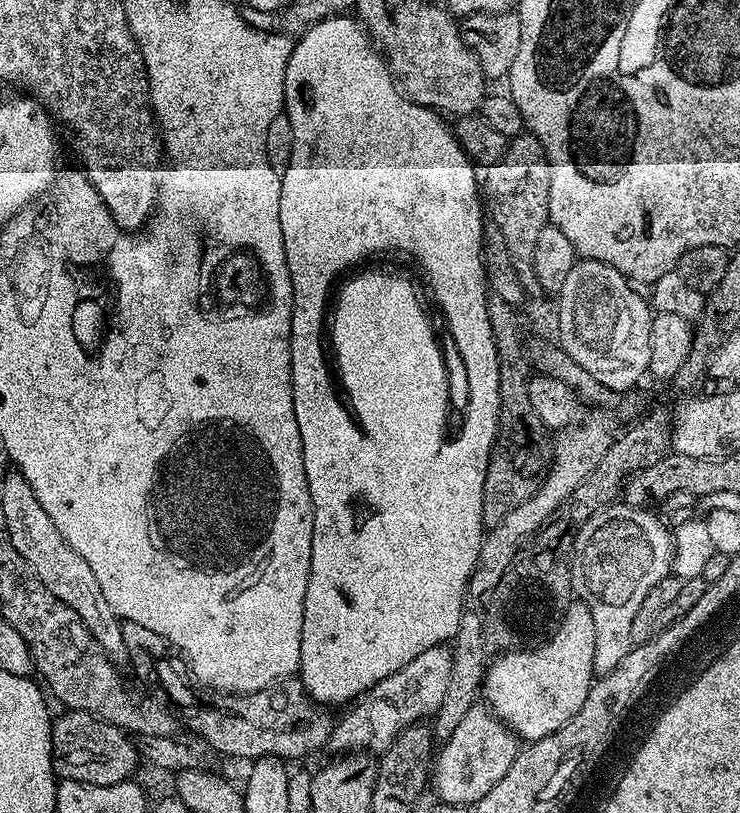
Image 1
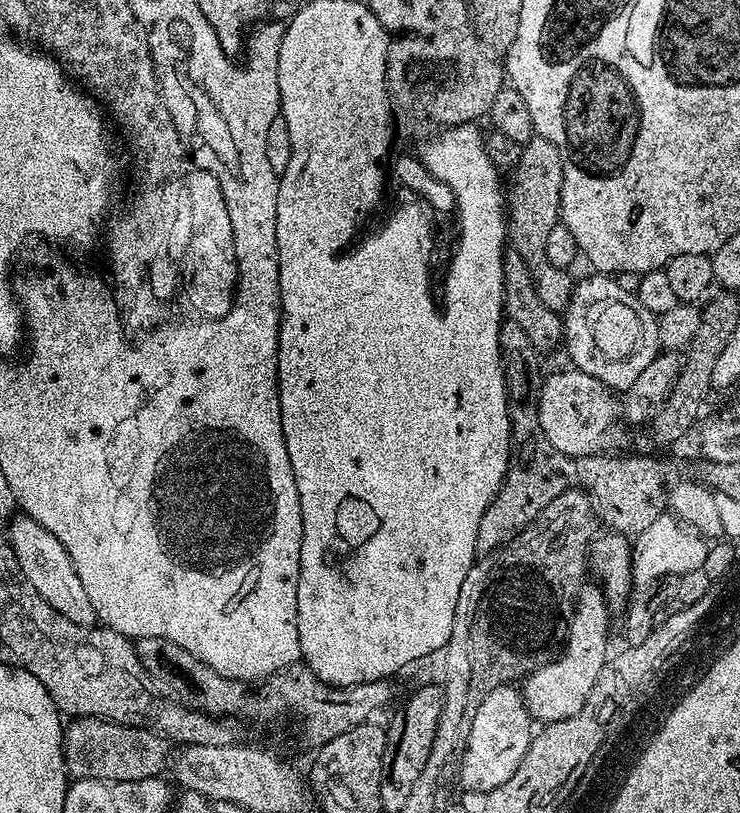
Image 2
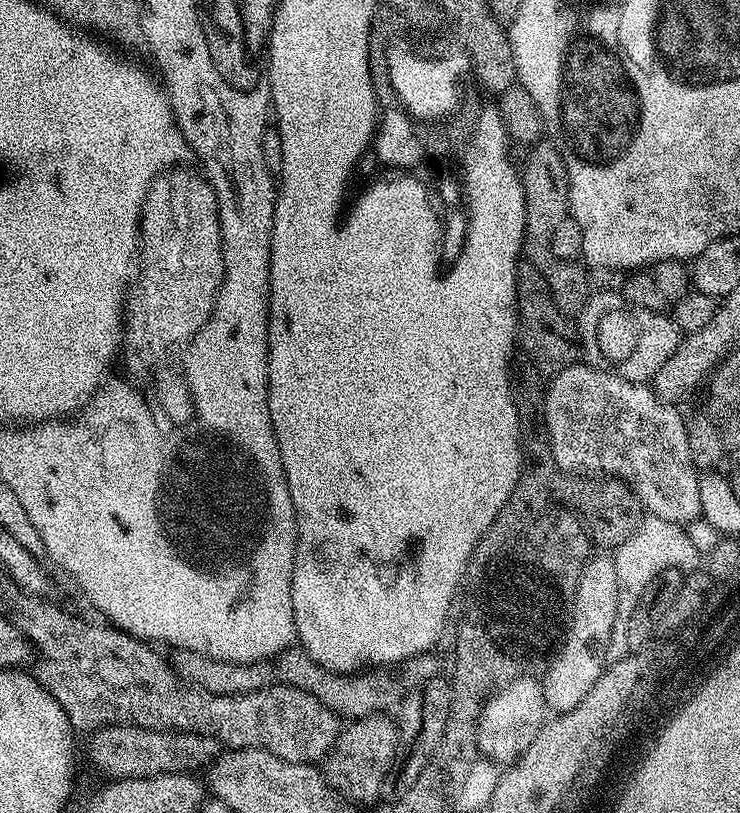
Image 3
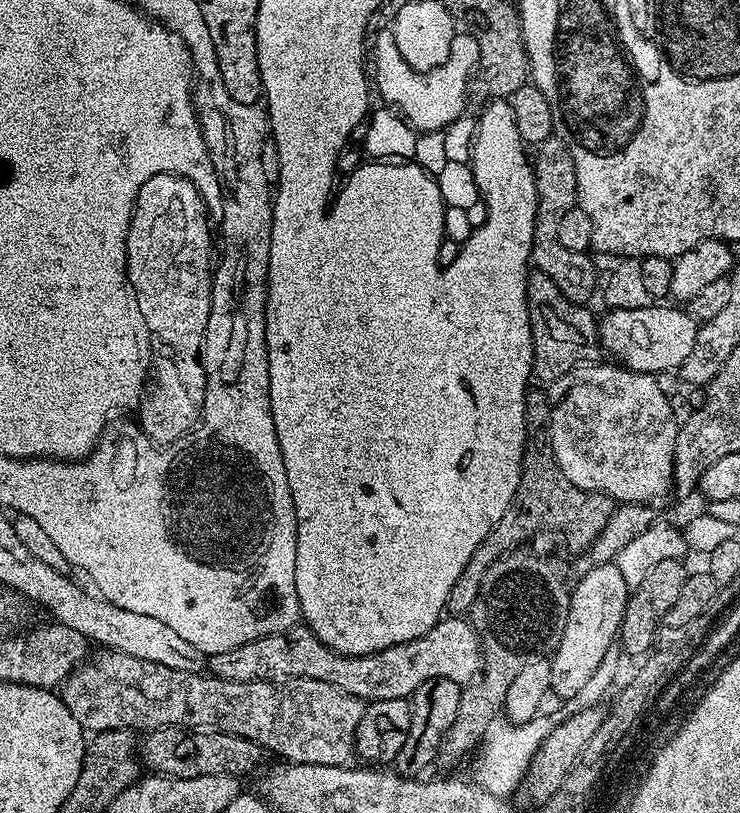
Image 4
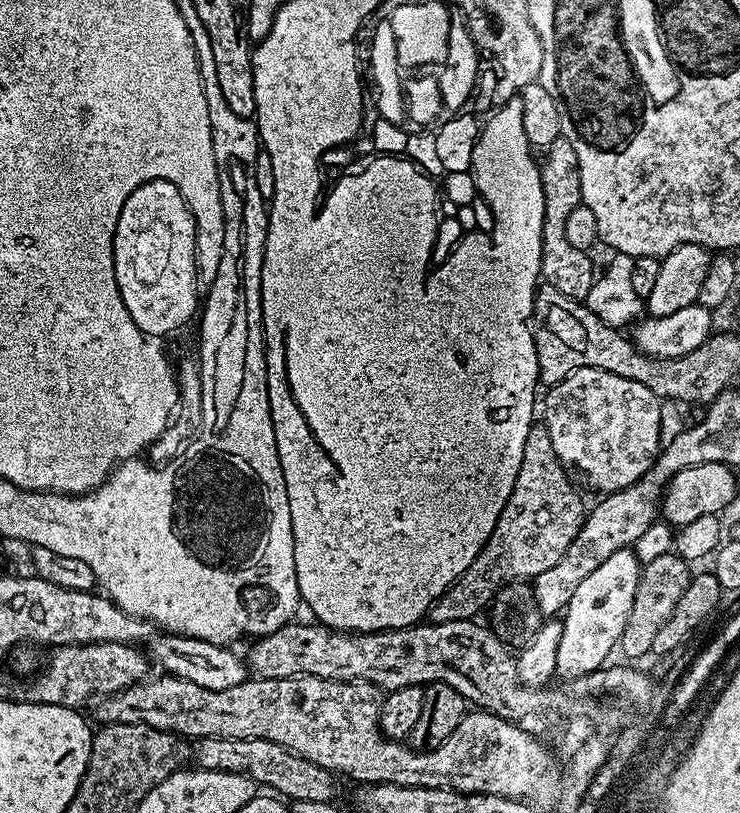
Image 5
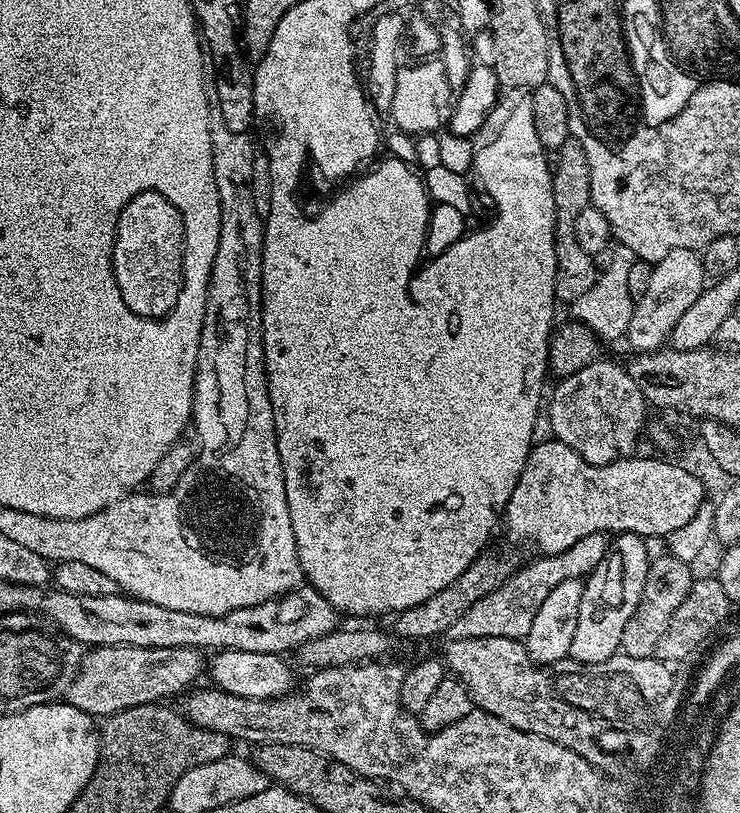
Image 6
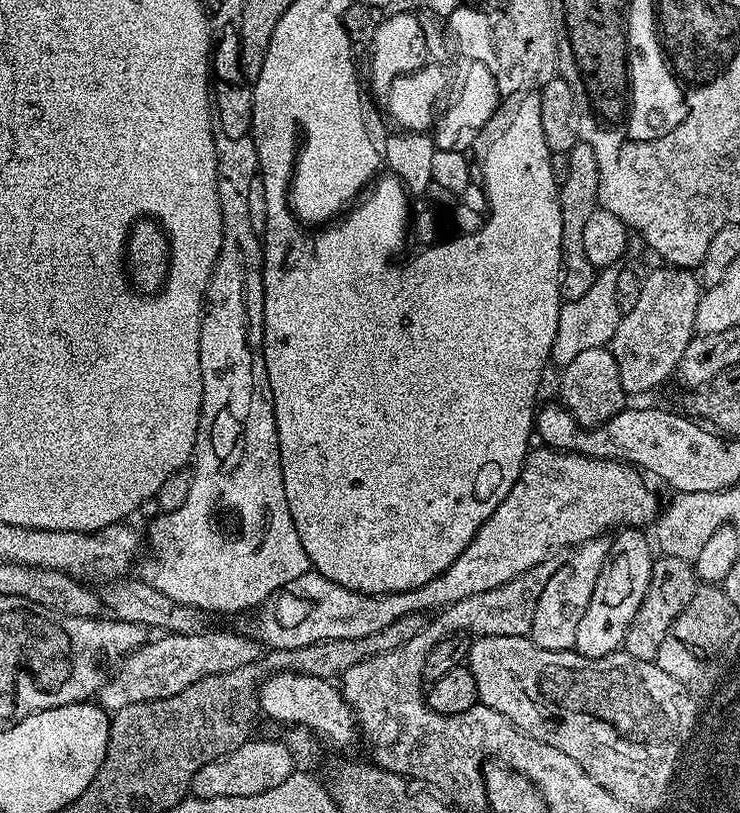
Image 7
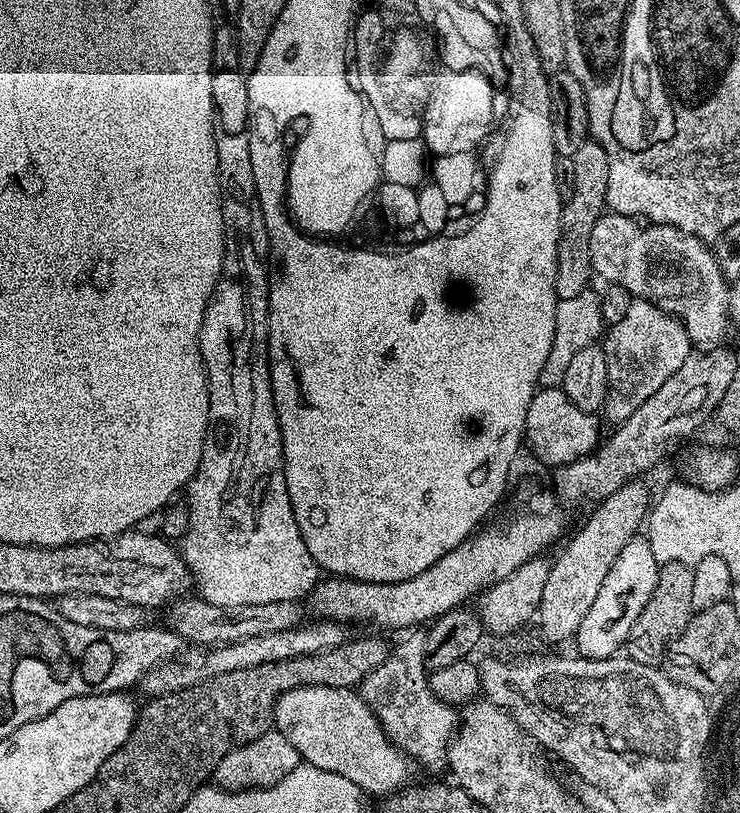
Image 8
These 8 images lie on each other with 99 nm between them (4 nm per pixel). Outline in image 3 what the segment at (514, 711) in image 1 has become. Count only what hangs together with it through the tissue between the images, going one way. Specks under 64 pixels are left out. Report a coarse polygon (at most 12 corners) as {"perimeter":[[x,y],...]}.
{"perimeter":[[585,563],[572,622],[542,676],[544,703],[574,710],[608,664],[618,573]]}

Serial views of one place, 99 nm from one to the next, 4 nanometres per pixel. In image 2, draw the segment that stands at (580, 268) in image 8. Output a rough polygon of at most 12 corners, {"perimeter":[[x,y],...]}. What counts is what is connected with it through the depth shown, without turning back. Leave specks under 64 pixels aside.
{"perimeter":[[535,135],[506,180],[506,240],[557,314],[573,277],[546,258],[562,158]]}

